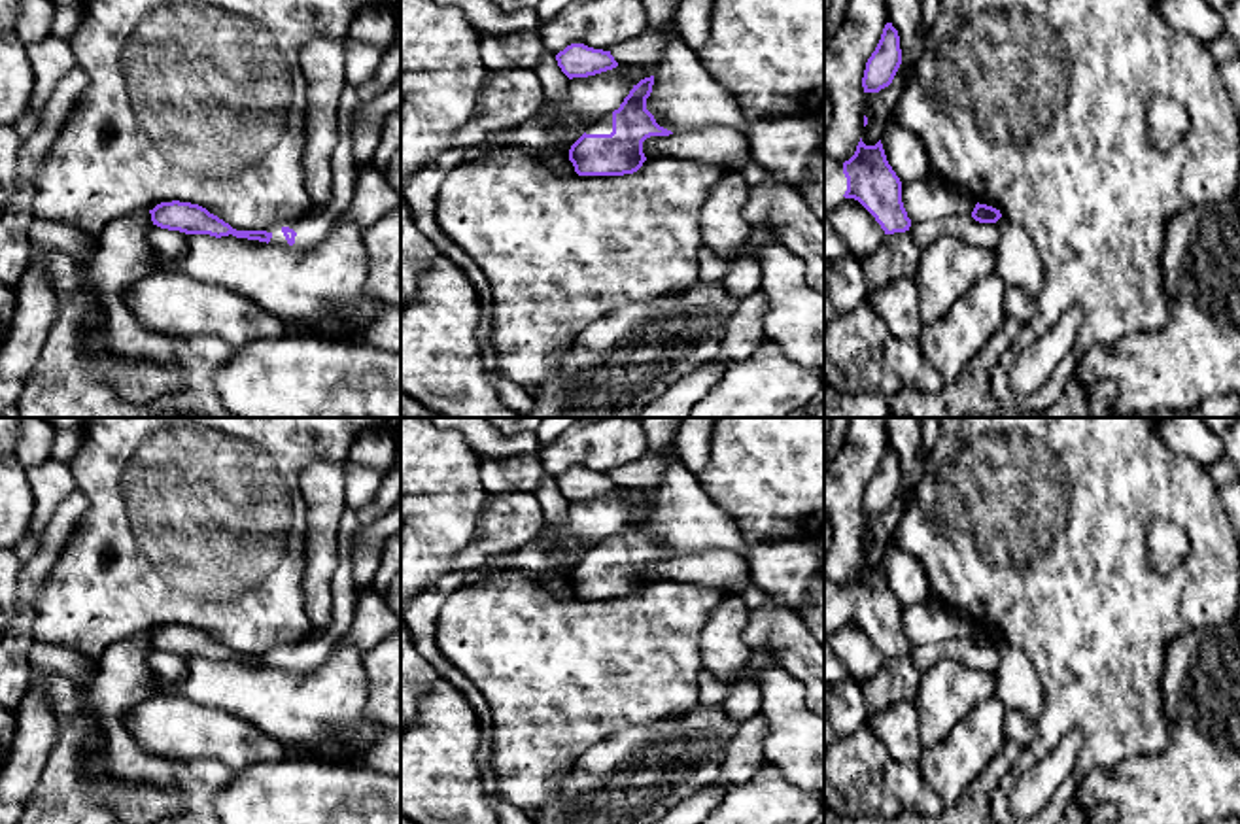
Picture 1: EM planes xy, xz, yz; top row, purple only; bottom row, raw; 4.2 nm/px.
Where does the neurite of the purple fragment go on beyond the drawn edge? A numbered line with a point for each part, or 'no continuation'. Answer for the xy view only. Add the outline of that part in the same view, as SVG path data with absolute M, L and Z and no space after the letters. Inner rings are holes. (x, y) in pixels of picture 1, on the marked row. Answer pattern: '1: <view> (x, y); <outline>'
1: xy (310, 231); M346 85L338 104L340 140L331 157L331 200L316 217L297 217L291 221L278 221L267 229L272 234L268 244L289 246L282 229L289 227L297 232L291 248L308 249L321 244L331 229L338 223L342 212L353 197L353 183L357 178L357 161L352 146L352 121L359 104L355 87Z

